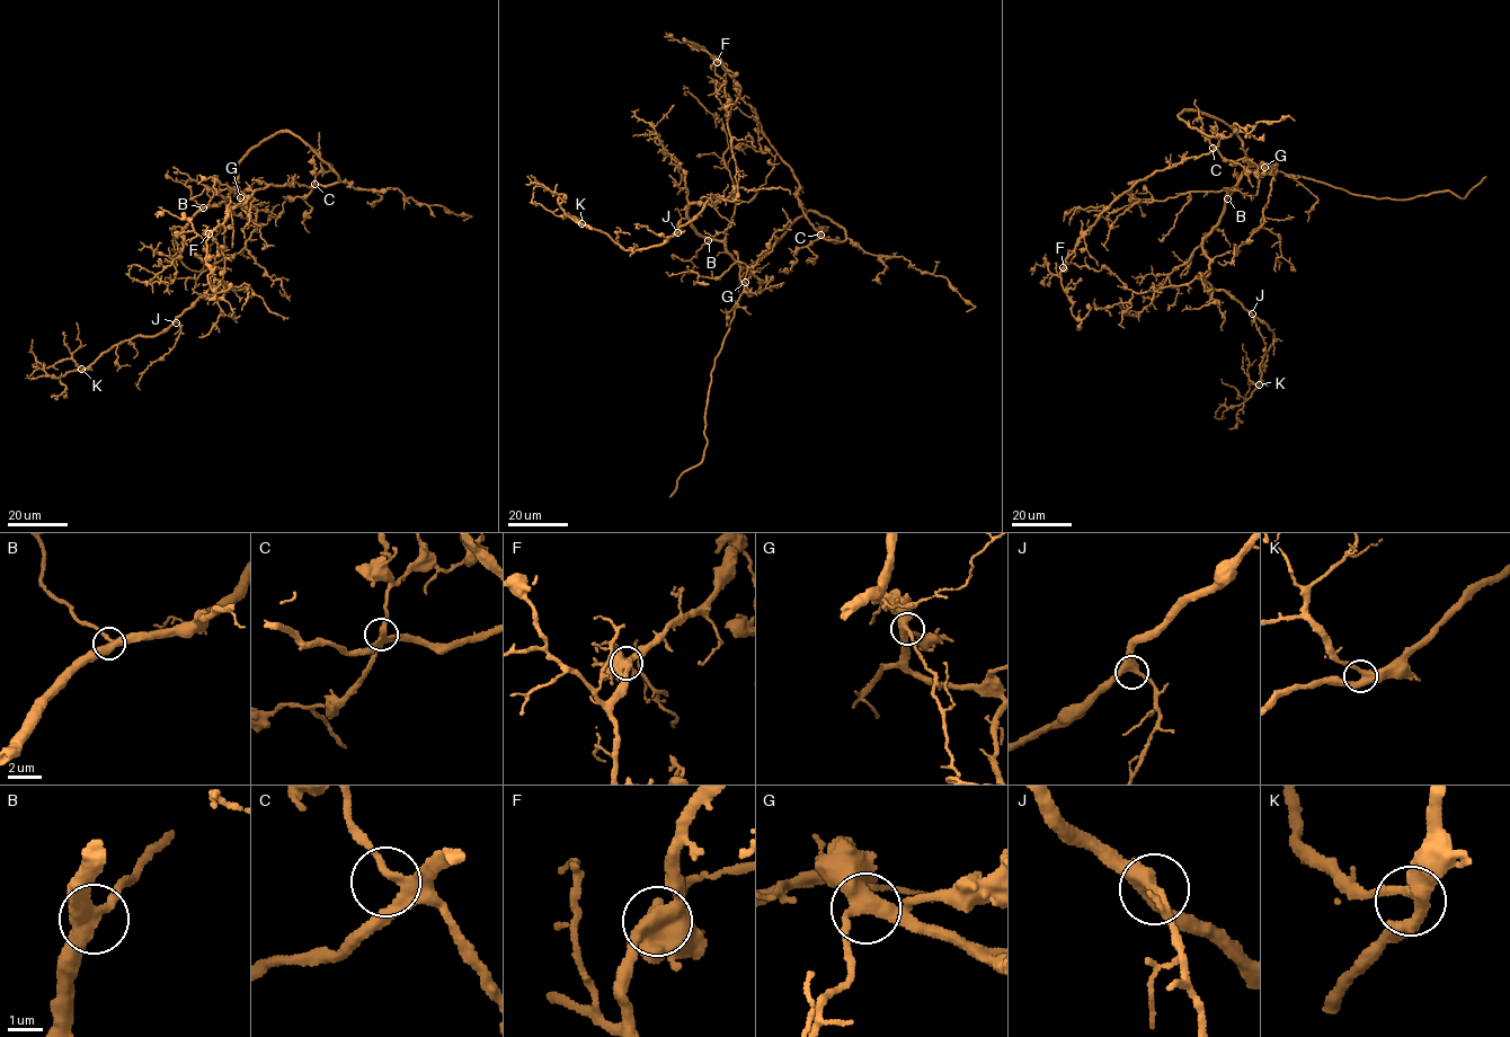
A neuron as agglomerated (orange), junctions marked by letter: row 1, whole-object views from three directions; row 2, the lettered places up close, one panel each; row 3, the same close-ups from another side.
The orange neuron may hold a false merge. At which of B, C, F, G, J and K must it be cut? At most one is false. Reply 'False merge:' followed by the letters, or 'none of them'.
False merge: none of them

